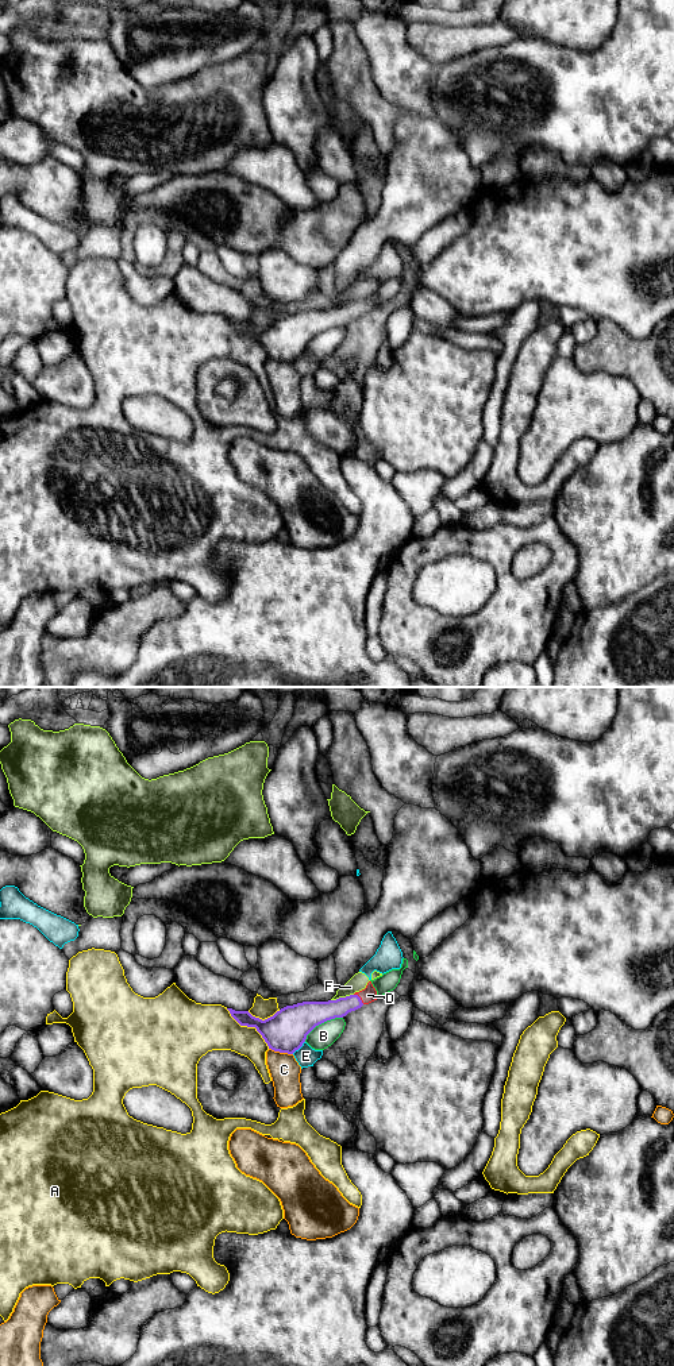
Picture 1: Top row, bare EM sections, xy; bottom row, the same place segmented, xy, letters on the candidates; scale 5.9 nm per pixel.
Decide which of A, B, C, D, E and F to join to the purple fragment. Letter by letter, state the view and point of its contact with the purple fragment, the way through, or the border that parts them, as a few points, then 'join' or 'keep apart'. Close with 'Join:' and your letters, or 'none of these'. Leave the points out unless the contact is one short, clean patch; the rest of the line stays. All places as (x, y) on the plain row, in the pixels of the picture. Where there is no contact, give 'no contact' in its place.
A: xy (250, 335) | keep apart
B: xy (322, 331) | keep apart
C: xy (281, 361) | keep apart
D: xy (359, 307) | across xy (320, 320), (339, 317), (359, 307), (368, 304) | join
E: xy (299, 357) | keep apart
F: xy (342, 307) | keep apart
Join: D

